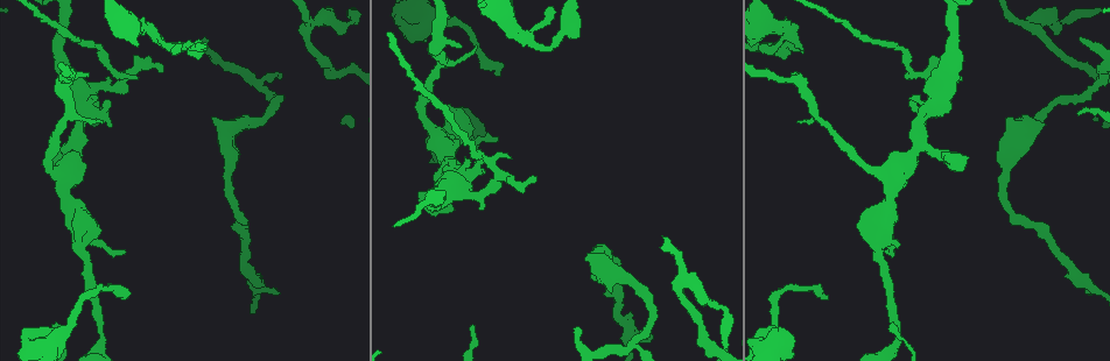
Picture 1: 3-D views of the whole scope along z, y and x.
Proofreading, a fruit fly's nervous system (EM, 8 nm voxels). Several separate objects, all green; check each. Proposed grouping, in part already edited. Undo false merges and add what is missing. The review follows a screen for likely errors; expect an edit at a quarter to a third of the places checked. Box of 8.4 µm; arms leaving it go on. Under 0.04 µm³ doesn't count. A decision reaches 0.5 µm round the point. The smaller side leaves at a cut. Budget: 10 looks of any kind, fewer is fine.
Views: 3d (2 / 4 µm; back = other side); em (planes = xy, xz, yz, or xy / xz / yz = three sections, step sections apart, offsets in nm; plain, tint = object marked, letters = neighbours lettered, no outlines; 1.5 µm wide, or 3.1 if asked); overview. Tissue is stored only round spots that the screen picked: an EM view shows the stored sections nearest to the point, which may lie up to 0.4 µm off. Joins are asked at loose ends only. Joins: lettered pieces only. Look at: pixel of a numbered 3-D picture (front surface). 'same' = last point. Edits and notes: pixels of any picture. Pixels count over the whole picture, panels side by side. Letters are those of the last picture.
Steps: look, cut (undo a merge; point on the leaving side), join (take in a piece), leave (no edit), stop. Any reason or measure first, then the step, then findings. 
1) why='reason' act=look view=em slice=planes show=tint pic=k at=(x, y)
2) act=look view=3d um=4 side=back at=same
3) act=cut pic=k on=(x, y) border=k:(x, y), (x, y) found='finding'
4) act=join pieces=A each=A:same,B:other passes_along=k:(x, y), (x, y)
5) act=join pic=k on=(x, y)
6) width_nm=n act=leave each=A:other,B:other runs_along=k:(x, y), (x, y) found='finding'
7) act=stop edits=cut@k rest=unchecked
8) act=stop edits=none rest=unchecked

why='sudden change in width' act=look view=3d um=2 pic=1 at=(146, 27)

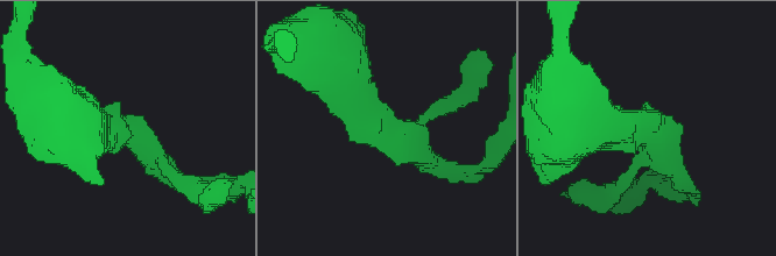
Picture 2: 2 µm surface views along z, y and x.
why='shape alone is not enough' act=look view=em slice=planes show=letters pic=2 at=(122, 128)

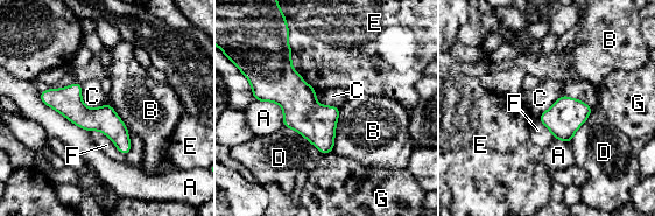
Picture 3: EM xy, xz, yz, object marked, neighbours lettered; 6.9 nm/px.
act=leave each=A:other,B:other,C:other,D:other,E:other,F:other,G:other border=3:(81, 84), (87, 106), (110, 105) found='one neuron here'

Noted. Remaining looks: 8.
why='branch stops here' act=look view=em slice=planes show=letters pic=1 at=(123, 298)

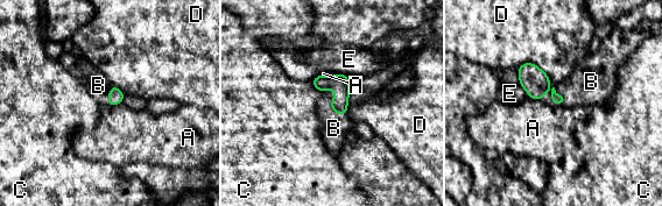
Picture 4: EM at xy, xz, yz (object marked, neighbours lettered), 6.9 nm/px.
width_nm=100 act=join pieces=B each=A:other,B:same,C:other,D:other,E:other passes_along=4:(556, 99), (555, 91), (590, 83) found='it goes on there'

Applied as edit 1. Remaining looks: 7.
act=look view=overview

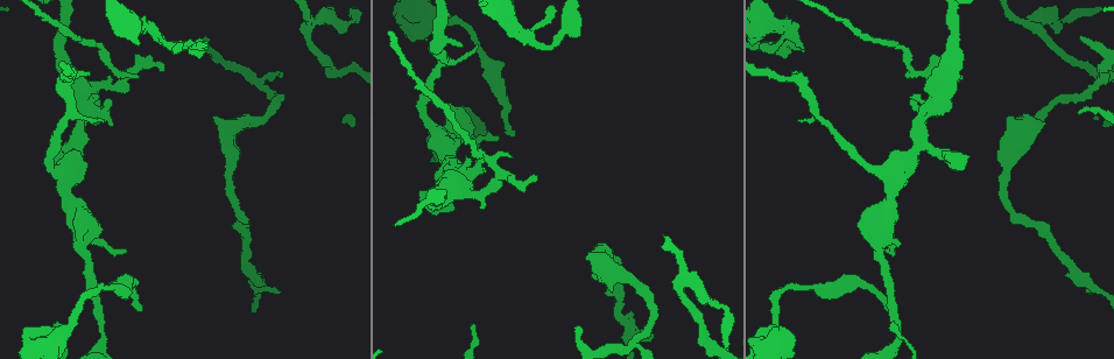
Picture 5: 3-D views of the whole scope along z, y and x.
why='an open end' act=look view=em slice=yz step=4 show=letters pic=5 at=(278, 290)

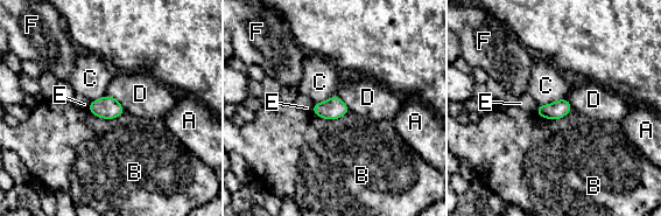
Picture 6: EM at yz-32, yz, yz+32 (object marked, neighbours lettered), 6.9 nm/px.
act=leave each=A:other,B:other,C:other,D:other,E:other,F:other border=6:(565, 98), (539, 105) found='no lettered piece goes on from it'

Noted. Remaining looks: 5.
why='tapers out' act=look view=3d um=2 pic=5 at=(579, 327)

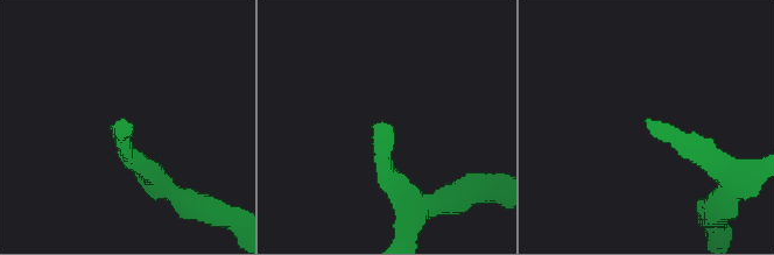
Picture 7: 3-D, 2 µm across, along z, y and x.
why='need the tissue' act=look view=em slice=xz step=8 show=tint pic=7 at=(122, 119)

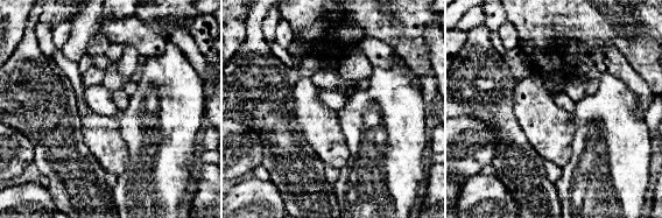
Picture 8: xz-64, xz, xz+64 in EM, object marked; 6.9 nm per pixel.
why='another direction' act=look view=em slice=planes show=letters at=same

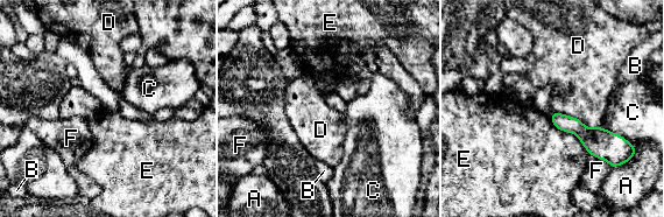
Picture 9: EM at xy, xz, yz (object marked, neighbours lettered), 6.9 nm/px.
longest_contact=E:380nm act=leave each=A:other,B:other,C:other,D:other,E:other,F:other border=9:(555, 111), (601, 126) found='none of them fits'

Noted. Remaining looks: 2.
act=stop edits=join@4 rest=unchecked

